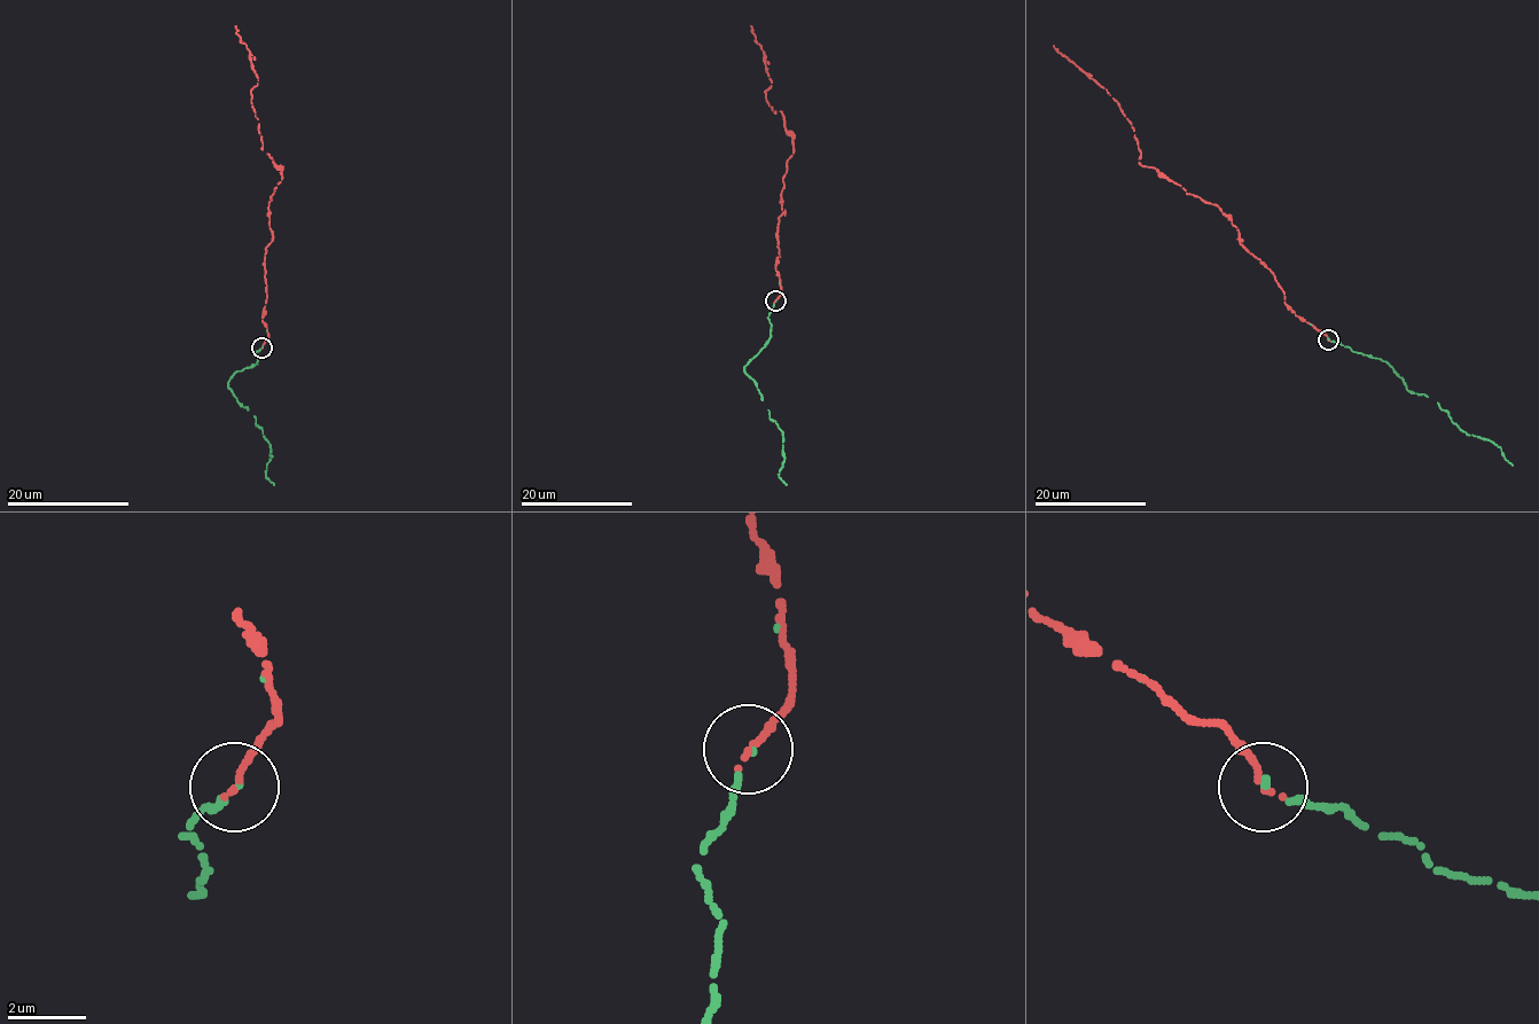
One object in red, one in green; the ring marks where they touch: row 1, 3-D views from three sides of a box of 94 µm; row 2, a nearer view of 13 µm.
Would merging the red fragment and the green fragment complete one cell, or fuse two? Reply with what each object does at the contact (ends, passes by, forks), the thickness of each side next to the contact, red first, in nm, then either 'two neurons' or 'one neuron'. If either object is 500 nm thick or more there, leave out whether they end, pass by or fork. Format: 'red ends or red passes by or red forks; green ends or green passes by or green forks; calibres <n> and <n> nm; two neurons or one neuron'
red ends; green ends; calibres 180 and 140 nm; one neuron

